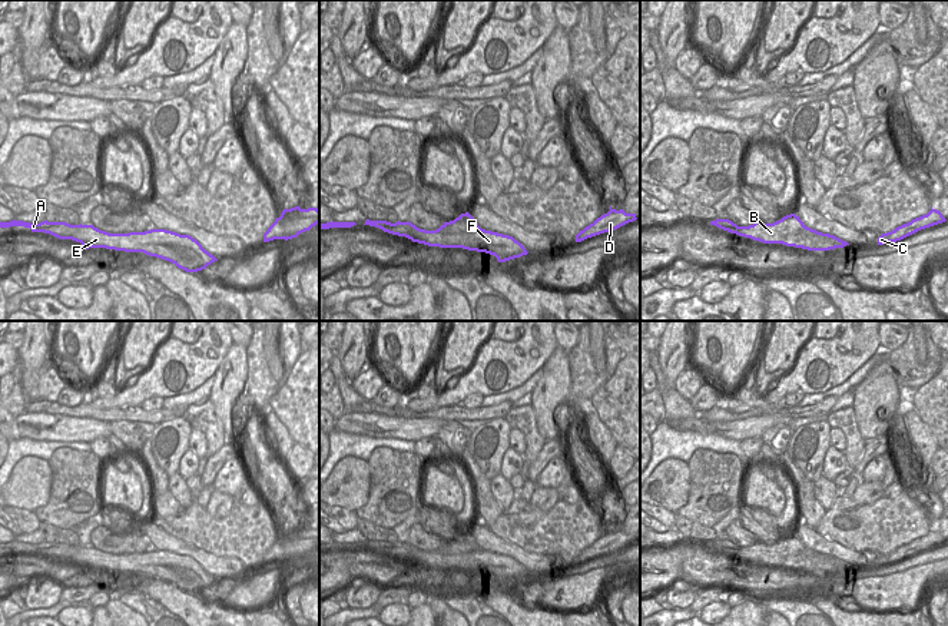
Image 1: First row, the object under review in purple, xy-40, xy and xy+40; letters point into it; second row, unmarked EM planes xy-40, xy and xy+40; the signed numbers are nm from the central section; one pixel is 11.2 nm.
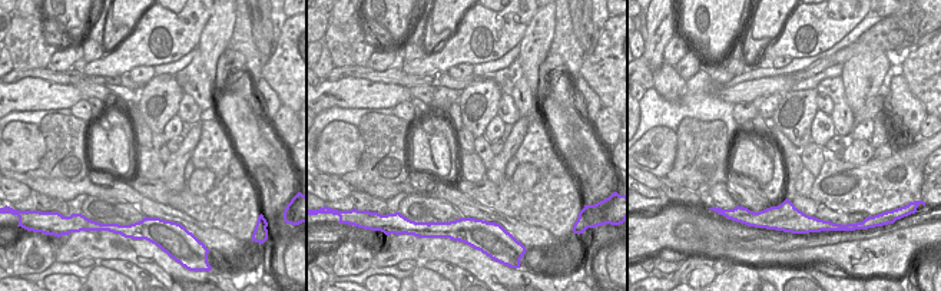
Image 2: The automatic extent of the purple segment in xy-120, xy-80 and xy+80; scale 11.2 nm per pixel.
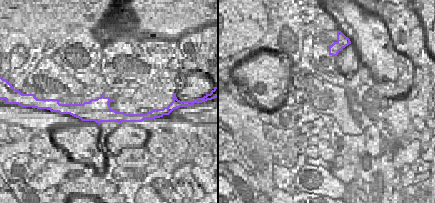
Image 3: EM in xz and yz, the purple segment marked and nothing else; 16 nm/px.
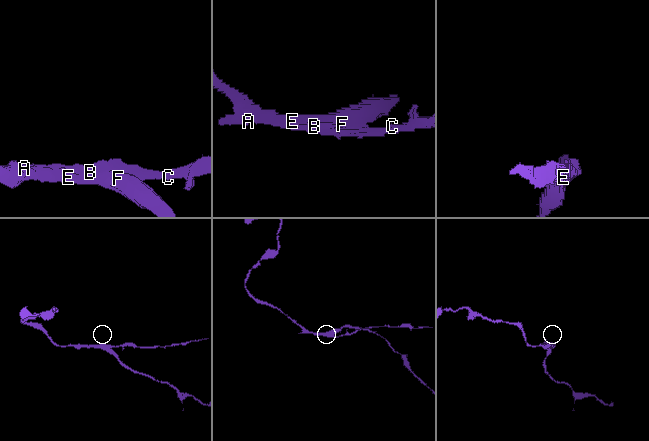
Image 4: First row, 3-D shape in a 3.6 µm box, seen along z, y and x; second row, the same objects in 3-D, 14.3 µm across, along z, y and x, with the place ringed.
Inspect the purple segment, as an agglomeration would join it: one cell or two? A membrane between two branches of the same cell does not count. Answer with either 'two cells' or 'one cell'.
two cells

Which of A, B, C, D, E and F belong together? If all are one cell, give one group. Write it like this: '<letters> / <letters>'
A E F / B C D

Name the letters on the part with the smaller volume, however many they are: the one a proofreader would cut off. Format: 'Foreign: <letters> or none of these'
Foreign: B, C, D

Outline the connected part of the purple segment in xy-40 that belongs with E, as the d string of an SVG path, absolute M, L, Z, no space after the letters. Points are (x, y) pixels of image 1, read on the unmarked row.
M23 541L0 543L0 549L24 547L32 553L50 554L59 560L80 563L86 570L106 569L125 573L143 573L175 584L186 593L198 593L218 582L213 576L189 556L180 556L166 550L150 550L137 559L115 559L109 553L93 546L70 546L66 543L30 544Z

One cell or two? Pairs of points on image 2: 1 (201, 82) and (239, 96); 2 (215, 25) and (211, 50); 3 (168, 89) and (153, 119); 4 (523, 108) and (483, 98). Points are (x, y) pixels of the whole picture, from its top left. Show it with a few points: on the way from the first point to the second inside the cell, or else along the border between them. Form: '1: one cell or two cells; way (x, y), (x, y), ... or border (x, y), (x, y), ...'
1: two cells; border (216, 98), (215, 111)
2: one cell; way (215, 30), (211, 45)
3: one cell; way (161, 96), (156, 112)
4: two cells; border (491, 79), (502, 93)

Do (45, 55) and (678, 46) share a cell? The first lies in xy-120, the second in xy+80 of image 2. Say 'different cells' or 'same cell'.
same cell

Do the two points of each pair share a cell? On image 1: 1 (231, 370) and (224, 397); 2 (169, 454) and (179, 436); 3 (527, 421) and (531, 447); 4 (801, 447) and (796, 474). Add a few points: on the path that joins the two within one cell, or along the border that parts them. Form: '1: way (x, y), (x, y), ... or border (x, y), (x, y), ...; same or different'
1: way (231, 377), (225, 390); same
2: way (169, 450), (175, 440); same
3: way (529, 427), (531, 441); same
4: border (786, 450), (791, 461), (808, 479); different

